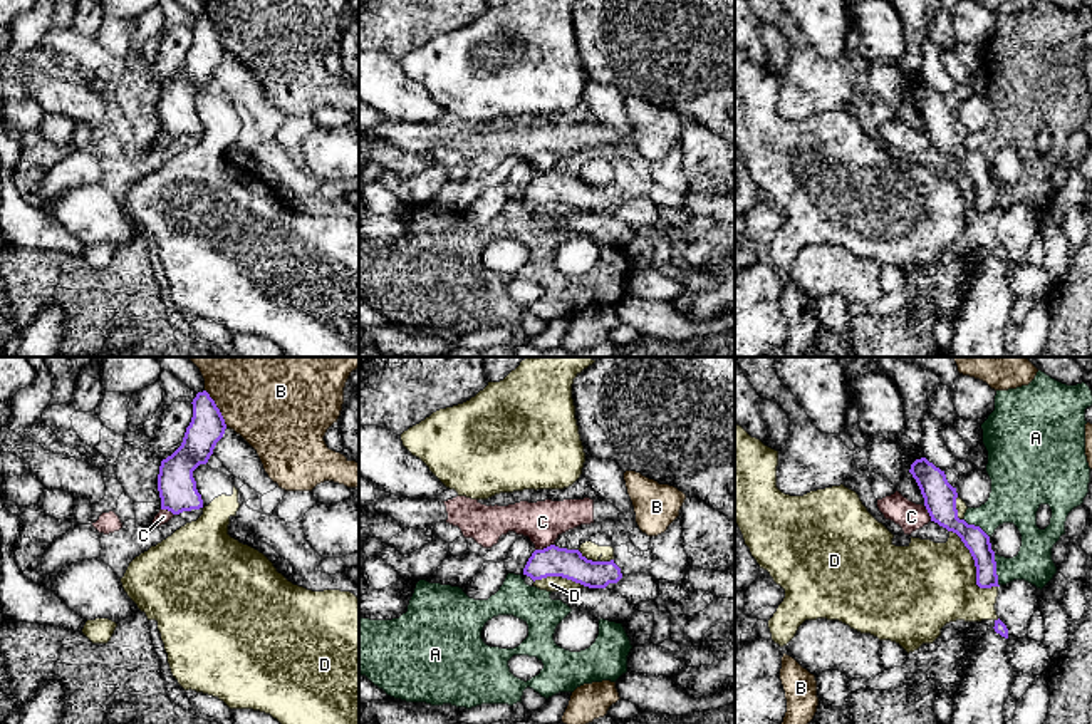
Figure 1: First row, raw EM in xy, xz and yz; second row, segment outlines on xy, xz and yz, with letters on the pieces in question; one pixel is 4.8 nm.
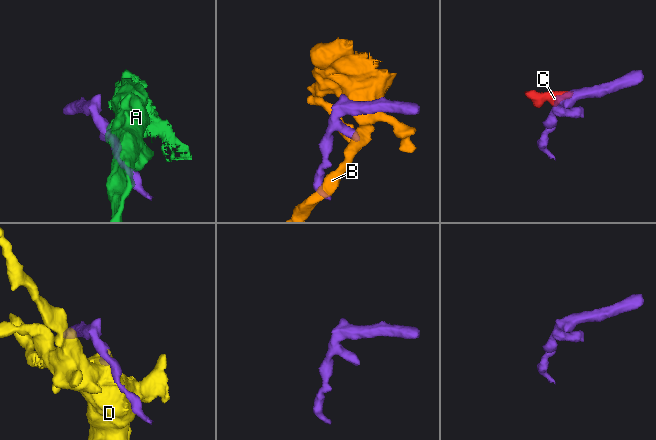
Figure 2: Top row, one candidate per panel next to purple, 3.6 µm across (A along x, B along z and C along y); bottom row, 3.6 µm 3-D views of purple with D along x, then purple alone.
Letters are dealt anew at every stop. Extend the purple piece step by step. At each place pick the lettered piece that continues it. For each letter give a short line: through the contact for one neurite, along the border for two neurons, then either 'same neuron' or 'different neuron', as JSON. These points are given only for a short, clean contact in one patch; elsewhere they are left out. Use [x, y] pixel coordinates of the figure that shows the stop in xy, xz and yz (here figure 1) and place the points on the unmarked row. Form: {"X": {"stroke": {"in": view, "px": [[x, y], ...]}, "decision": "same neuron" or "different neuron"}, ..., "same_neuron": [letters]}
{"A": {"stroke": {"in": "yz", "px": [[993, 180], [998, 210]]}, "decision": "different neuron"}, "B": {"decision": "different neuron"}, "C": {"stroke": {"in": "xz", "px": [[552, 168], [535, 175]]}, "decision": "different neuron"}, "D": {"decision": "different neuron"}, "same_neuron": []}

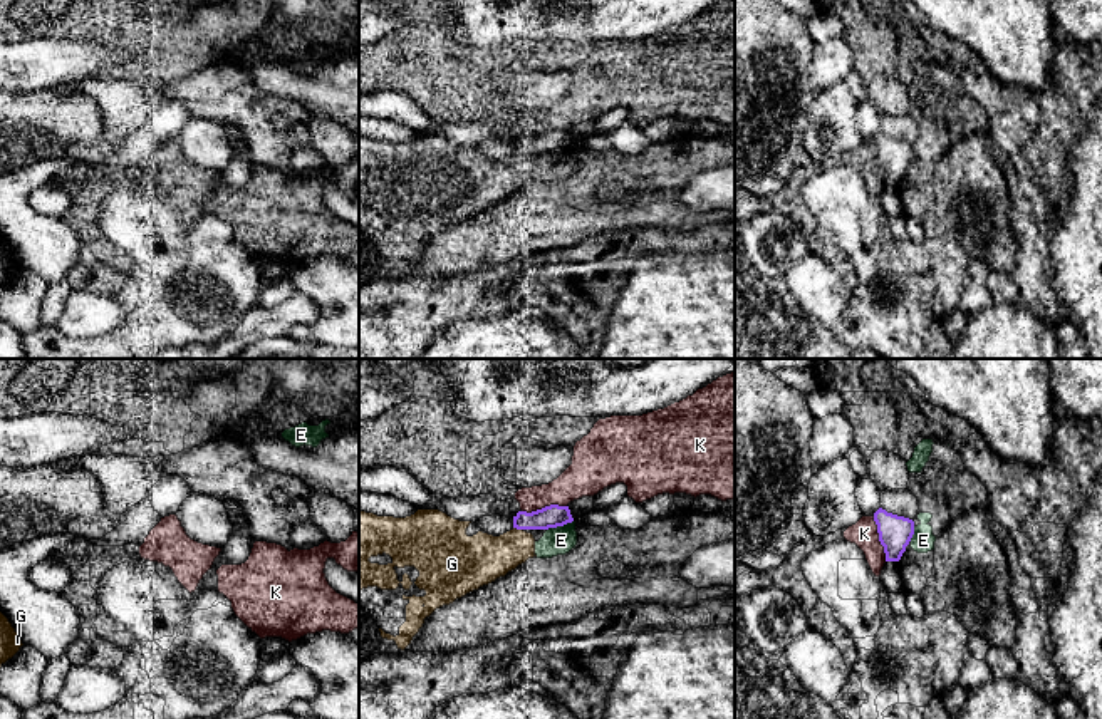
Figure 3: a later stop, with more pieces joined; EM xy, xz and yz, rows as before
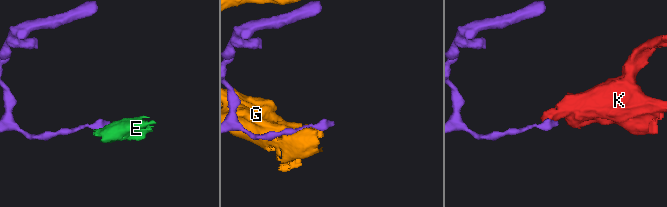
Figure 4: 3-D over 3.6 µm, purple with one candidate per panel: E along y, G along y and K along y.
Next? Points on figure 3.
{"E": {"decision": "different neuron"}, "G": {"decision": "different neuron"}, "K": {"decision": "different neuron"}, "same_neuron": []}

